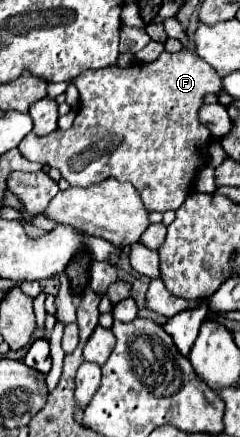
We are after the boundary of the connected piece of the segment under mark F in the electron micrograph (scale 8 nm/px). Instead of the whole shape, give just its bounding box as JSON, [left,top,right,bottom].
[18,49,224,213]

